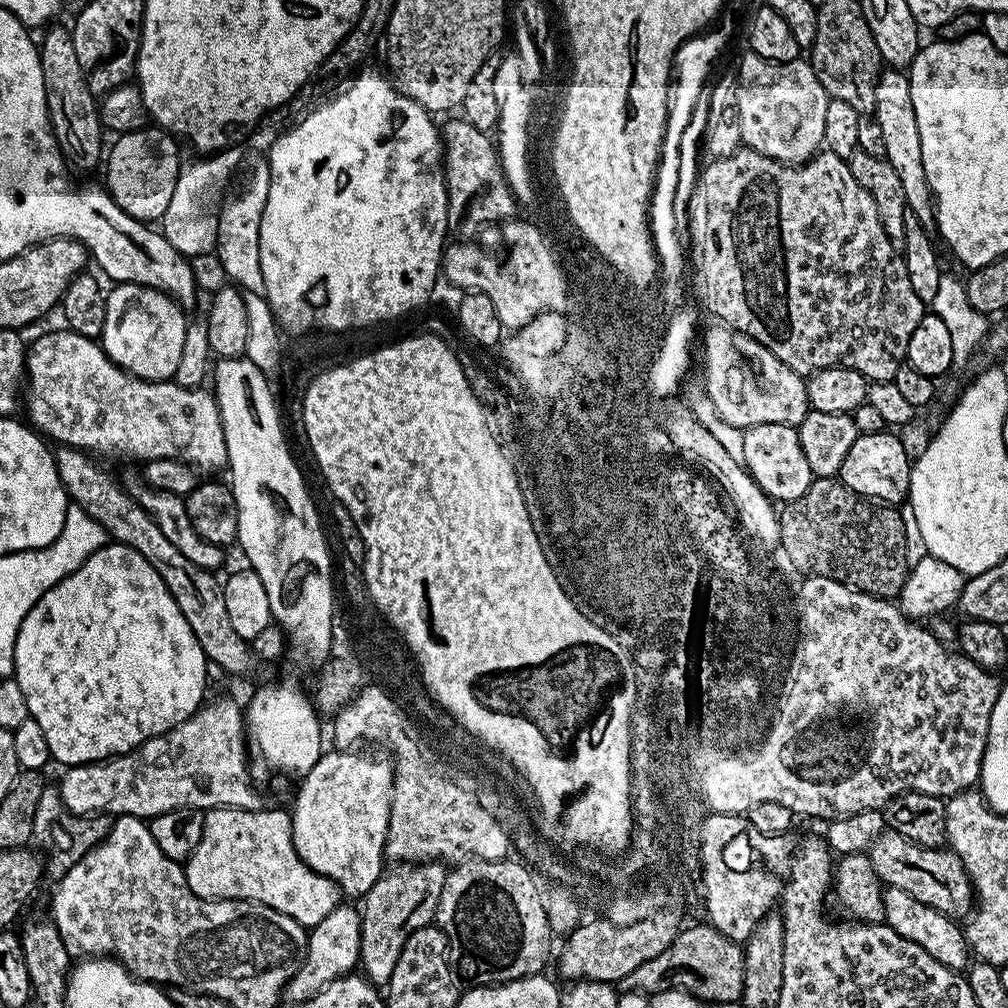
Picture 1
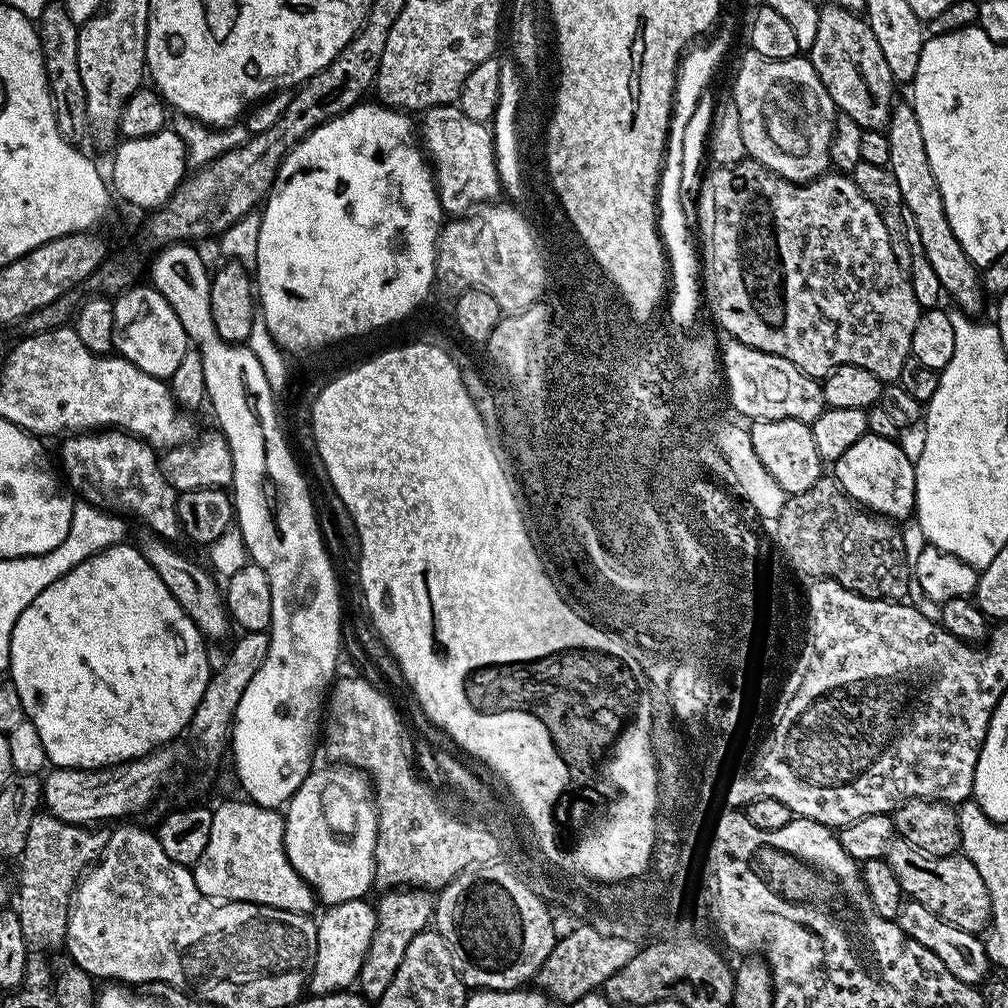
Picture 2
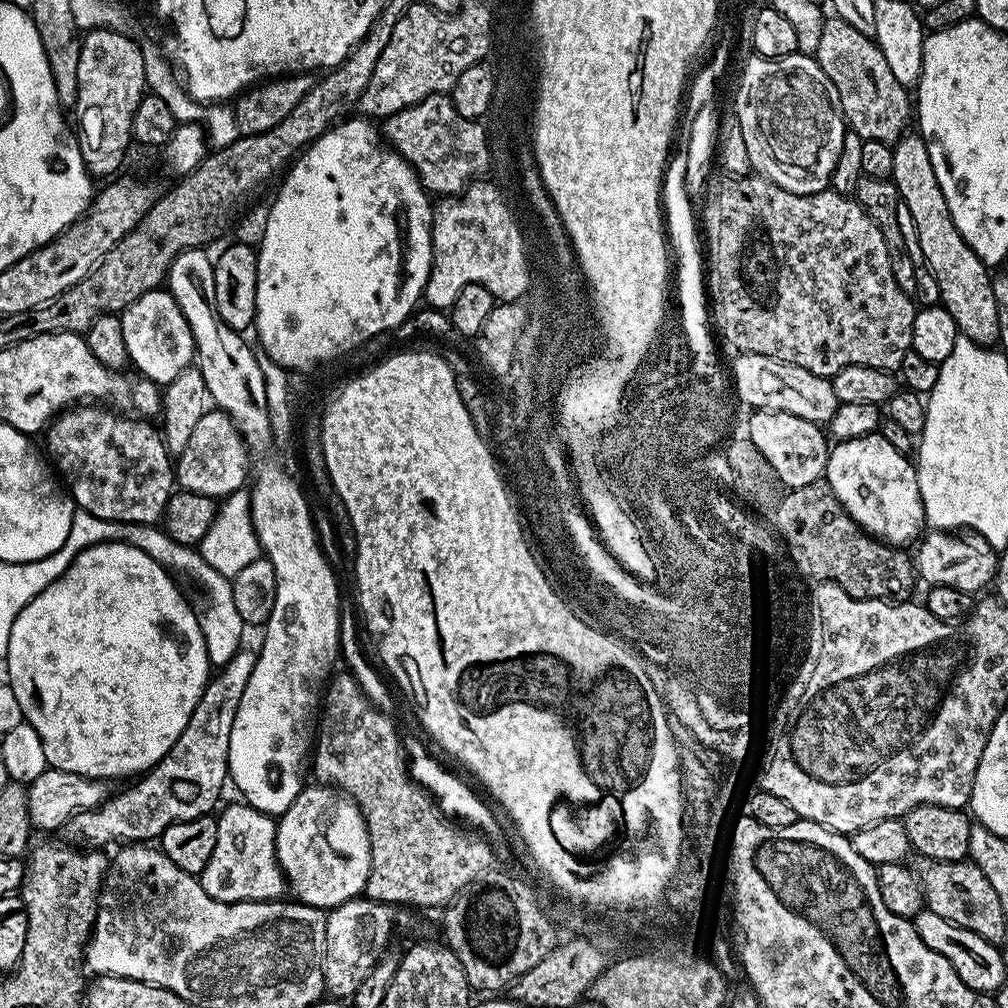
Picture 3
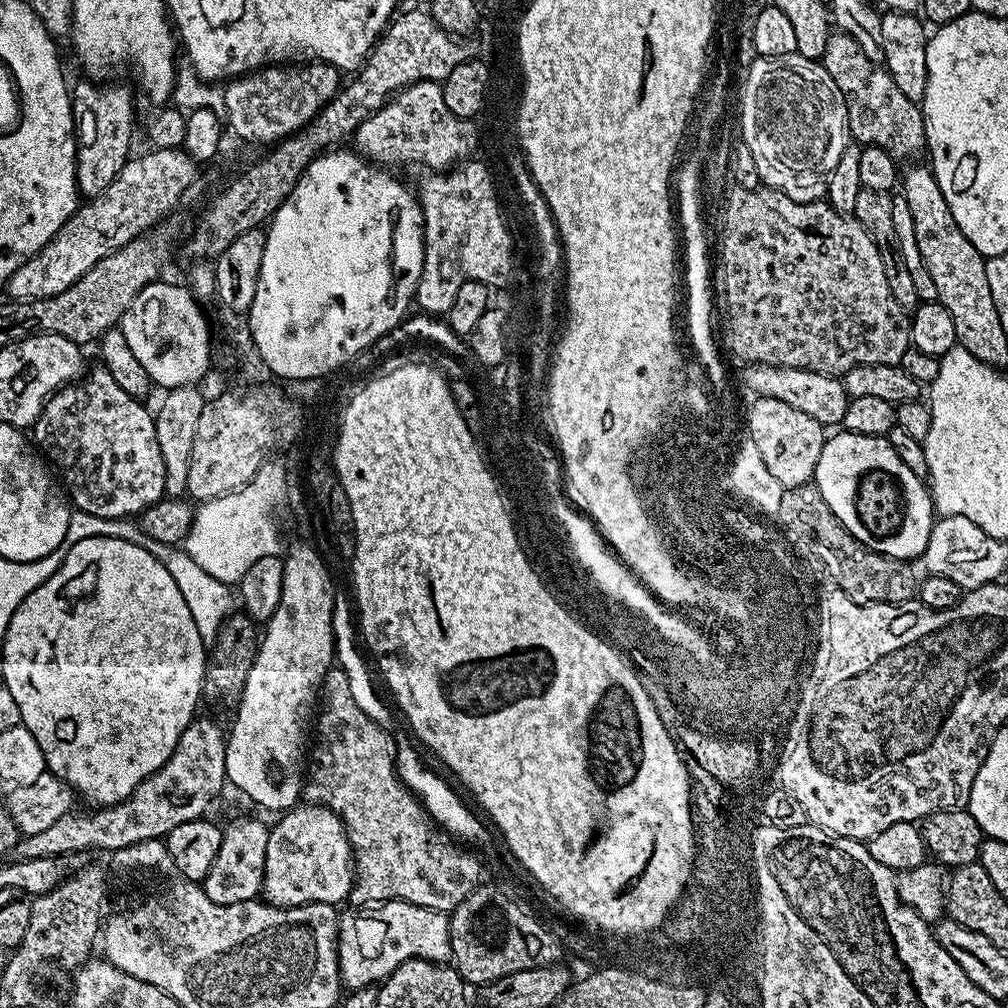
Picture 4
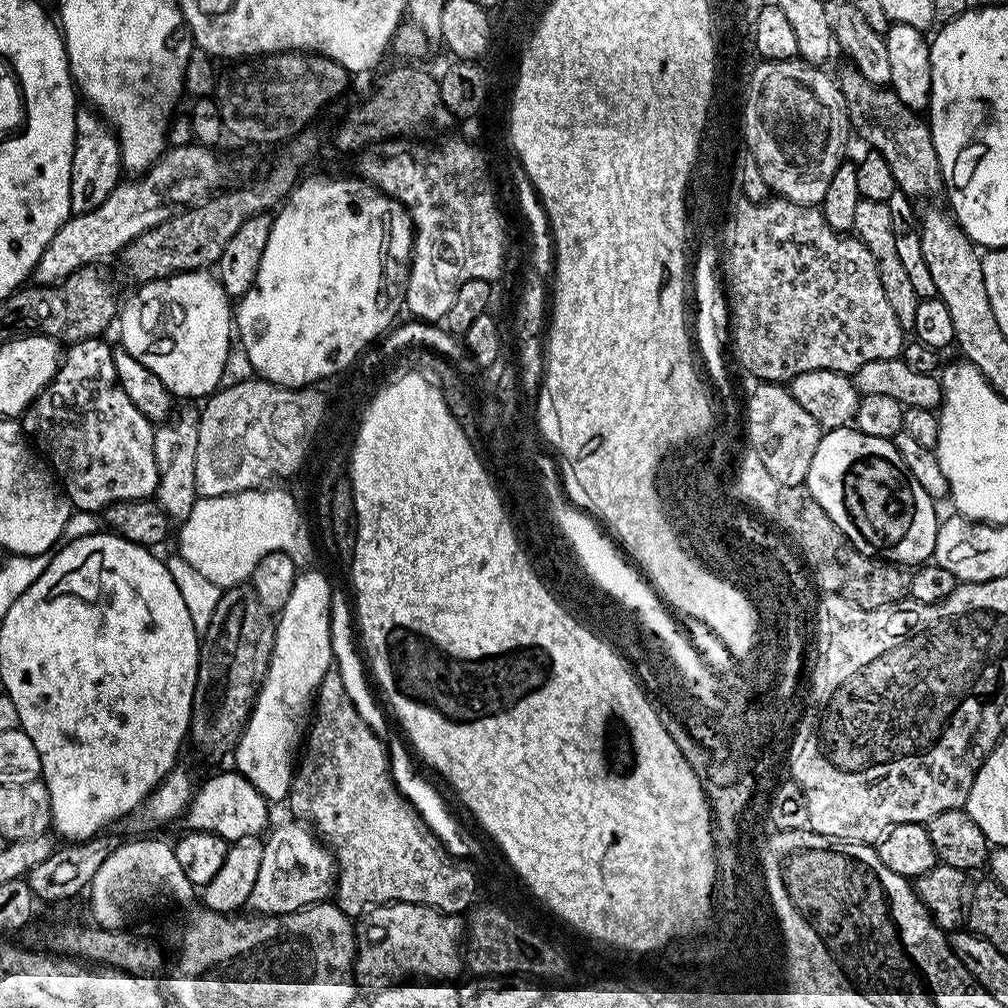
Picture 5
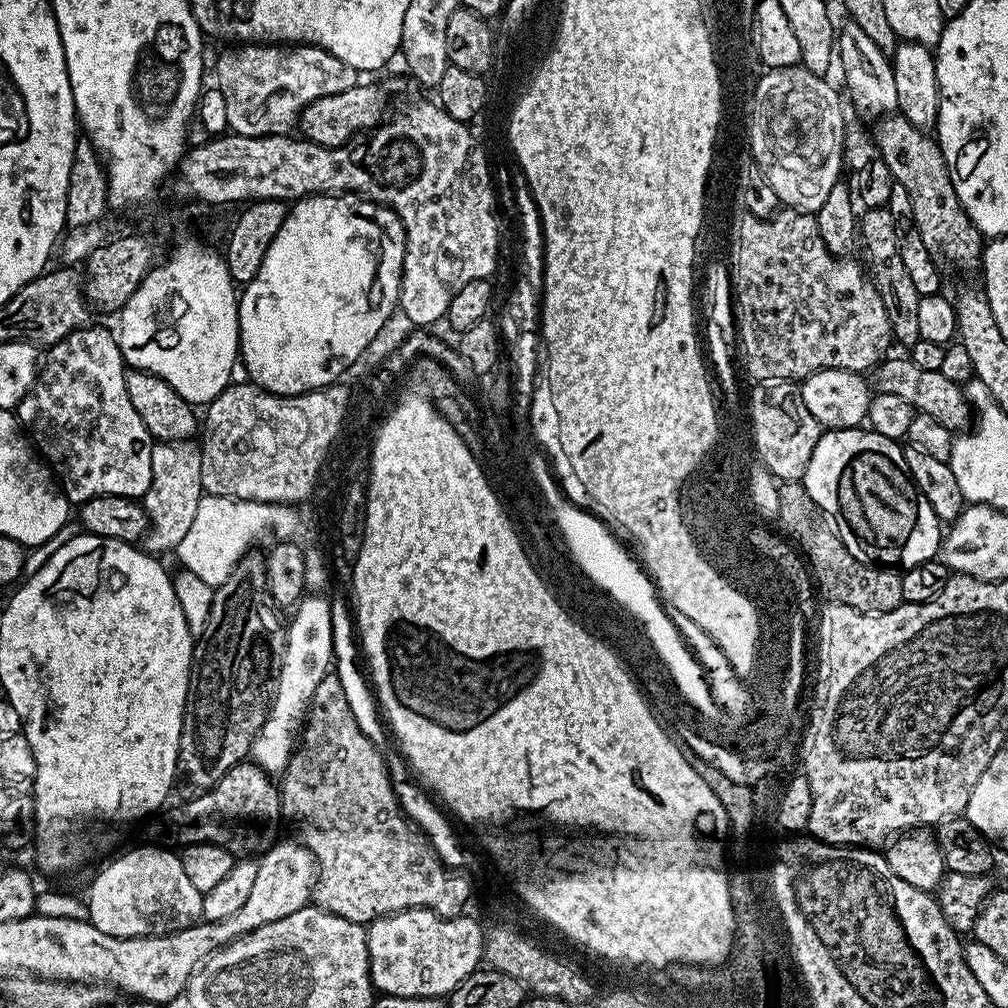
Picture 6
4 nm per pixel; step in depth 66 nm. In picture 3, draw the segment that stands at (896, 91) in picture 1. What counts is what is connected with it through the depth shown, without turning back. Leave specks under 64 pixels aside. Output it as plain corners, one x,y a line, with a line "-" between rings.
912,130
901,135
892,145
894,170
891,179
900,192
900,203
910,209
910,218
914,218
914,230
918,230
918,246
922,246
924,263
932,271
938,282
940,304
954,318
959,335
966,336
985,346
992,346
1000,339
1000,319
998,302
994,298
994,279
989,265
984,264
970,250
970,246
958,234
954,218
950,218
950,206
946,206
946,194
938,186
934,166
930,162
928,143
919,131

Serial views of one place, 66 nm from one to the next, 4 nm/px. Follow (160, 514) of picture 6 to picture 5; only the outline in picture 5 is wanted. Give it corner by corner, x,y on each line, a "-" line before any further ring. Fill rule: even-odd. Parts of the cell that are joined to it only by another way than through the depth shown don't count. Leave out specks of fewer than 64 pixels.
194,407
177,411
163,421
154,431
154,462
160,481
156,484
154,497
164,515
172,522
183,522
197,500
194,478
194,464
197,461
199,411
-
177,415
177,416
176,416
-
176,416
176,417
175,417

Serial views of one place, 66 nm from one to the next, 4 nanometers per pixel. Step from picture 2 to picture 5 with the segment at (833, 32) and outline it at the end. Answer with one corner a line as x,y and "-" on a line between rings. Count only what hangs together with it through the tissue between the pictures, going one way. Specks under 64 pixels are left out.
845,66
840,76
838,75
838,83
840,92
848,101
848,123
851,131
855,135
857,132
868,143
867,147
871,151
882,154
882,158
886,158
890,171
894,173
897,189
913,198
941,191
944,188
944,175
938,162
938,150
934,150
934,138
927,119
921,113
910,110
910,106
903,104
892,92
891,87
881,86
862,78
860,71
854,67

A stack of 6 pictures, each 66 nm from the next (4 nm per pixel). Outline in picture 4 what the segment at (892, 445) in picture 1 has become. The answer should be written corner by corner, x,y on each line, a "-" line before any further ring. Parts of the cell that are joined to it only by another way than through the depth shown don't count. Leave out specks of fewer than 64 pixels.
845,430
837,432
837,436
829,435
825,439
814,477
816,489
822,498
826,498
826,506
834,510
834,518
838,518
848,533
871,552
909,562
915,561
915,556
916,559
923,557
934,523
934,505
929,485
916,476
914,470
902,462
902,458
898,458
894,446
890,446
887,438

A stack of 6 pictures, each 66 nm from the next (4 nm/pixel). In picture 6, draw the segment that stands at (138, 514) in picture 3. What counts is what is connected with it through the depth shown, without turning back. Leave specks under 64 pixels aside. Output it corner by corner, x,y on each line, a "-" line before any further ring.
92,327
75,328
47,349
48,357
45,360
43,357
31,392
18,405
21,425
30,433
39,455
52,469
65,496
76,506
95,496
140,498
152,481
150,458
154,441
142,418
138,418
130,394
126,394
126,365
120,353
120,341
106,329

